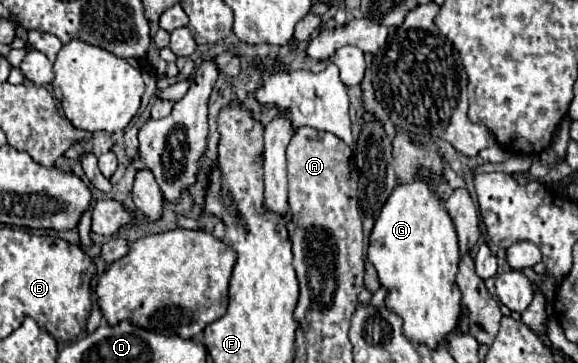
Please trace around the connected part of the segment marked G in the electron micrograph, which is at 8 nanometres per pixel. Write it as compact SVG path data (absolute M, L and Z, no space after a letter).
M423 179L397 185L387 197L371 231L369 261L387 289L385 307L403 319L403 333L413 343L437 347L457 325L461 293L455 283L459 269L459 245L455 225Z

